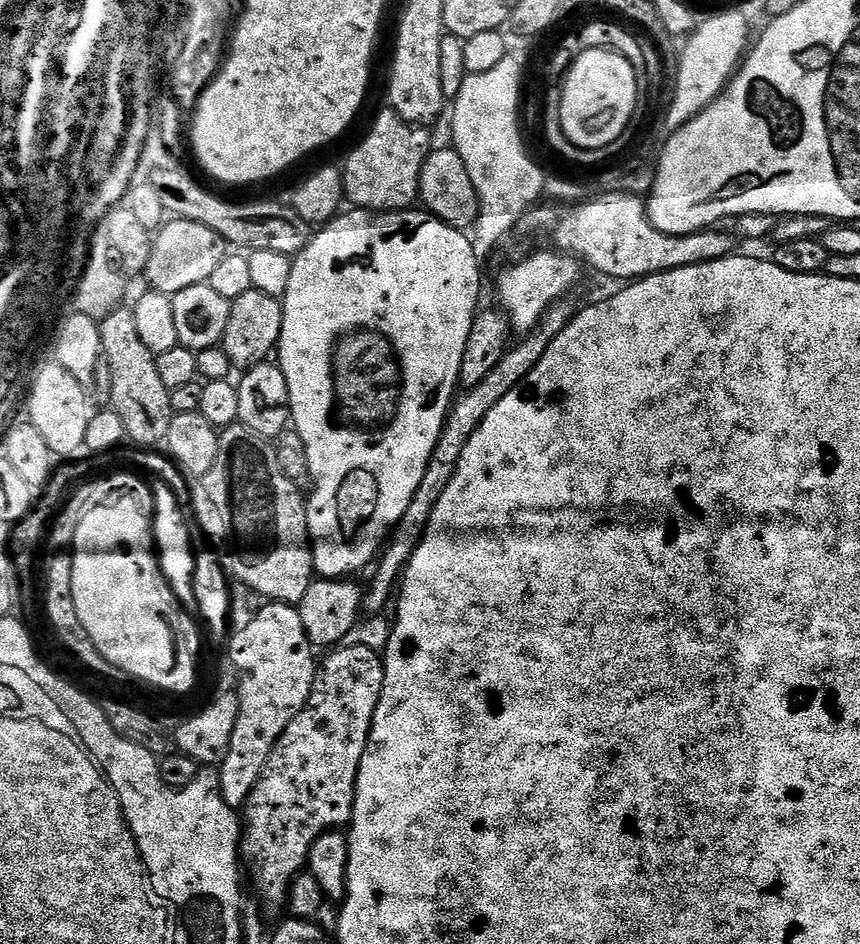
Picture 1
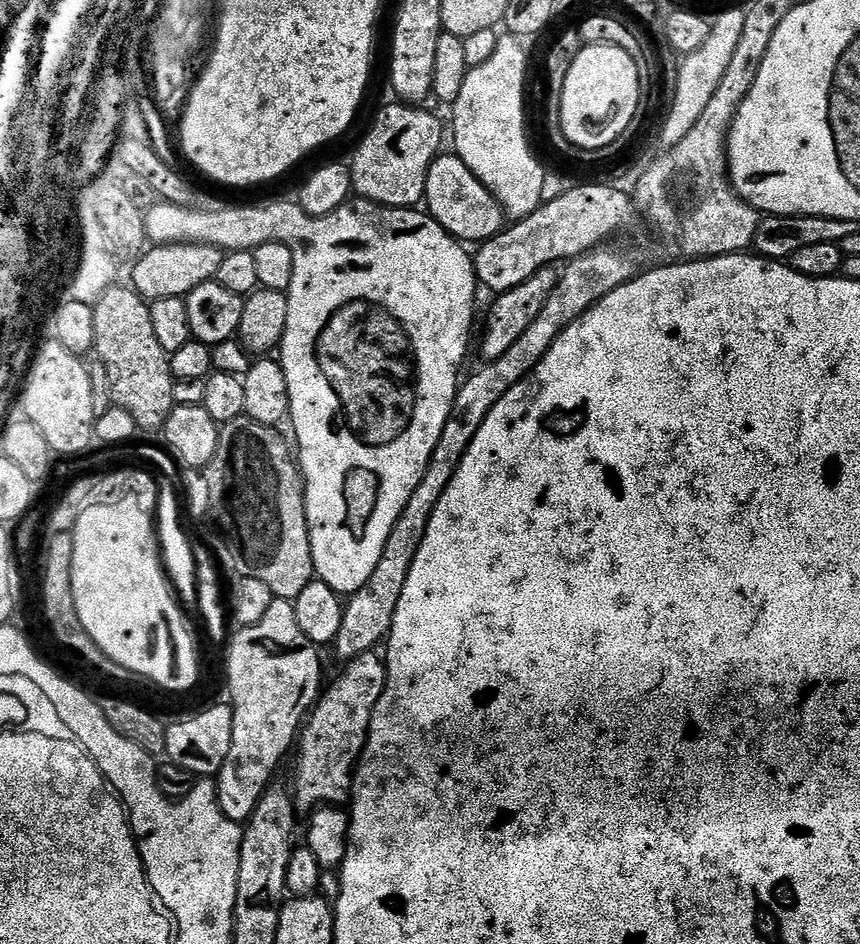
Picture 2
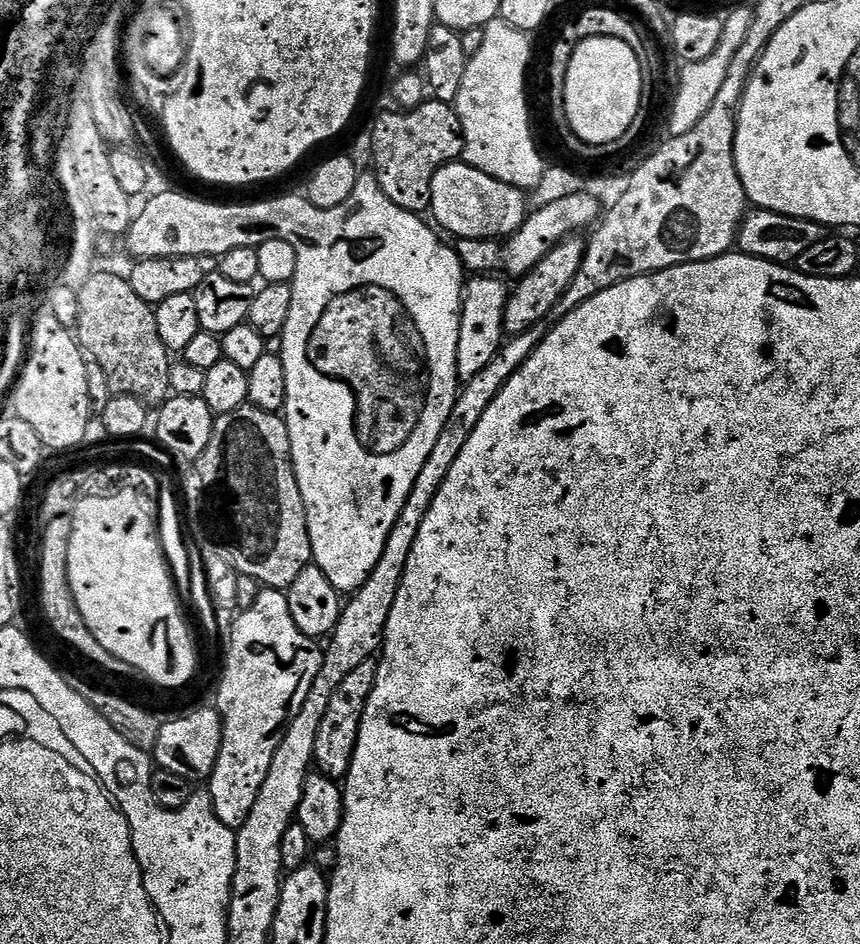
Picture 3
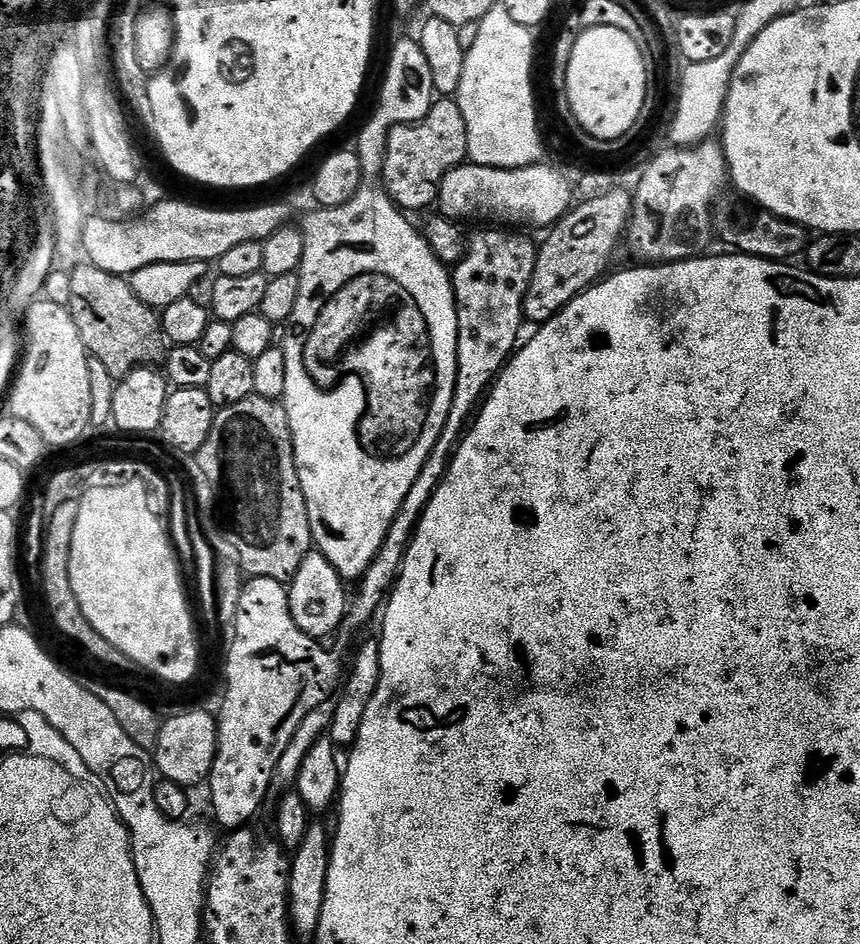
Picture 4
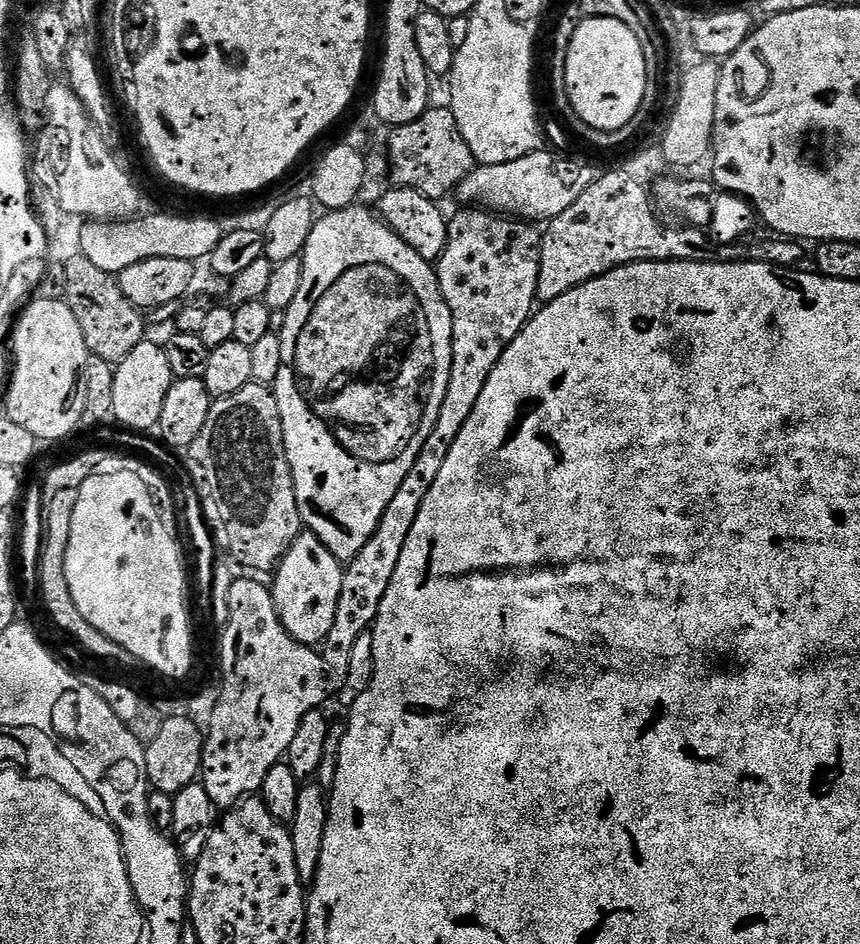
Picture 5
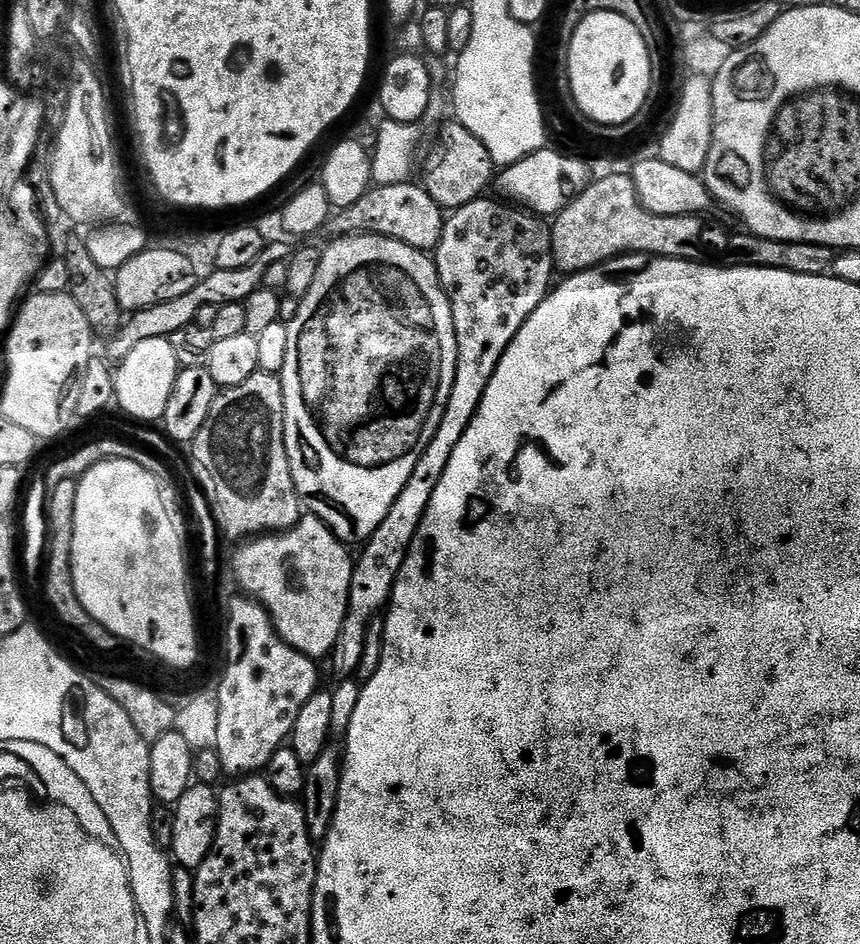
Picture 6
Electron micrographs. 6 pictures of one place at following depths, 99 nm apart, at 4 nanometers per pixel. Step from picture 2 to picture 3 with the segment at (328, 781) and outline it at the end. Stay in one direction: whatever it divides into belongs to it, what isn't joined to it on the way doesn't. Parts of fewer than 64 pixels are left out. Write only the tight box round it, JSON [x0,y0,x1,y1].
[315,659,378,778]

